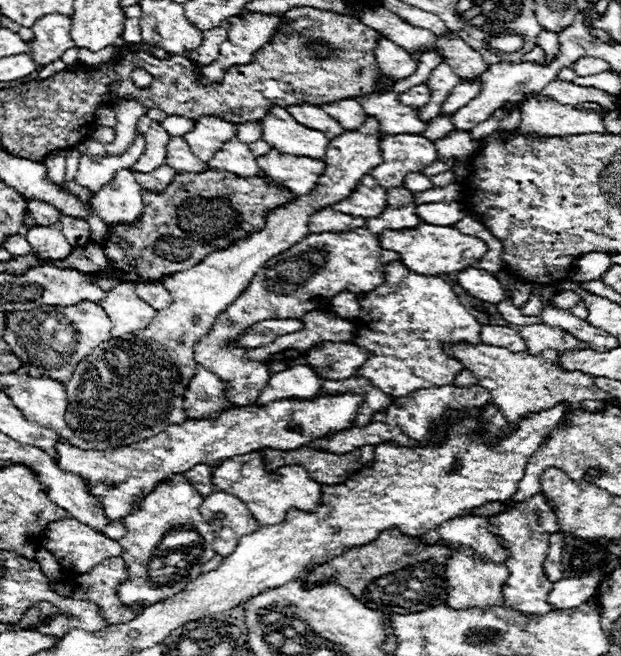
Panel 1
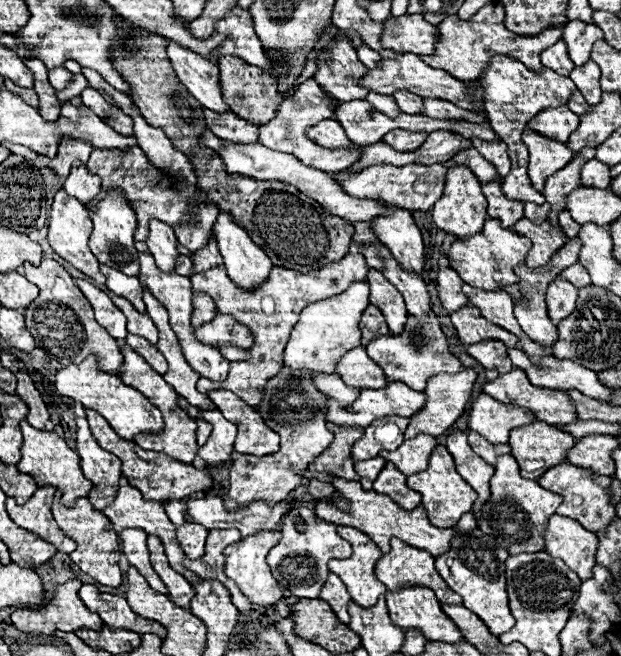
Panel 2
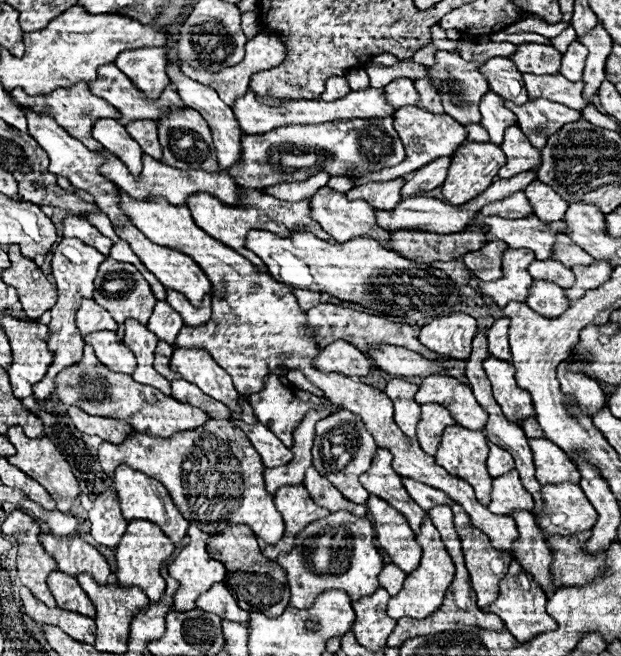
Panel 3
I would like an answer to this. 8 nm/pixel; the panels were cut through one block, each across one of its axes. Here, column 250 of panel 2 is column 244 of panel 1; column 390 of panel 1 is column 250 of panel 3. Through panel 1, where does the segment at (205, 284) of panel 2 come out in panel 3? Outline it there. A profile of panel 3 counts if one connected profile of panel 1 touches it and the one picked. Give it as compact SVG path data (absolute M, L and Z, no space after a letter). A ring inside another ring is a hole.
M242 188L240 194L242 194L242 198L238 200L238 204L236 206L228 206L228 204L220 202L218 198L206 194L206 192L198 192L198 194L188 196L186 206L190 208L194 222L204 232L208 232L212 238L220 240L222 244L230 246L232 250L236 250L238 254L248 258L262 272L266 272L266 266L264 266L263 261L245 247L247 233L250 230L254 230L254 228L256 230L274 232L278 236L286 236L286 234L292 234L292 232L312 232L318 238L332 240L332 236L326 234L316 220L310 220L310 202L308 200L302 200L302 202L282 202L282 200L270 198L268 194L262 194L260 190L250 190L250 188Z

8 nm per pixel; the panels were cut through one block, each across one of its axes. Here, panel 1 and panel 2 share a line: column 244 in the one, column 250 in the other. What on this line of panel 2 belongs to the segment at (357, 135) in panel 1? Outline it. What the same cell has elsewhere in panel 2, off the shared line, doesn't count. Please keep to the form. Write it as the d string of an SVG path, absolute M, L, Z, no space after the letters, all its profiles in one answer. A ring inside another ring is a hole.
M222 212L218 216L218 222L214 224L214 238L224 258L228 276L240 288L256 288L268 278L274 264L270 262L266 252L252 242L242 226L238 226L230 218L230 214Z

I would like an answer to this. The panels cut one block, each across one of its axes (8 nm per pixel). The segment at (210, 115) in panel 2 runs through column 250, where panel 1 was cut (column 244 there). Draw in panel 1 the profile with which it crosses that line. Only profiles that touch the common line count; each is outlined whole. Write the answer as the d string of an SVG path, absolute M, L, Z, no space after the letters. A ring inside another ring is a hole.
M244 122L244 124L238 124L238 140L240 142L256 142L262 138L262 130L258 126L258 122Z

